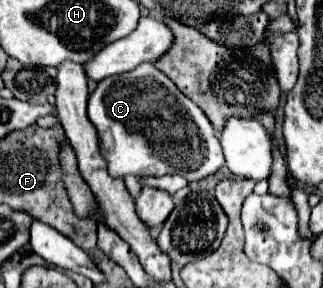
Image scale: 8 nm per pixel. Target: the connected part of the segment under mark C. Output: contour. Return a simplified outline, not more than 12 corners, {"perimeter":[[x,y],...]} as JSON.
{"perimeter":[[152,62],[98,82],[112,178],[224,166],[206,114]]}

